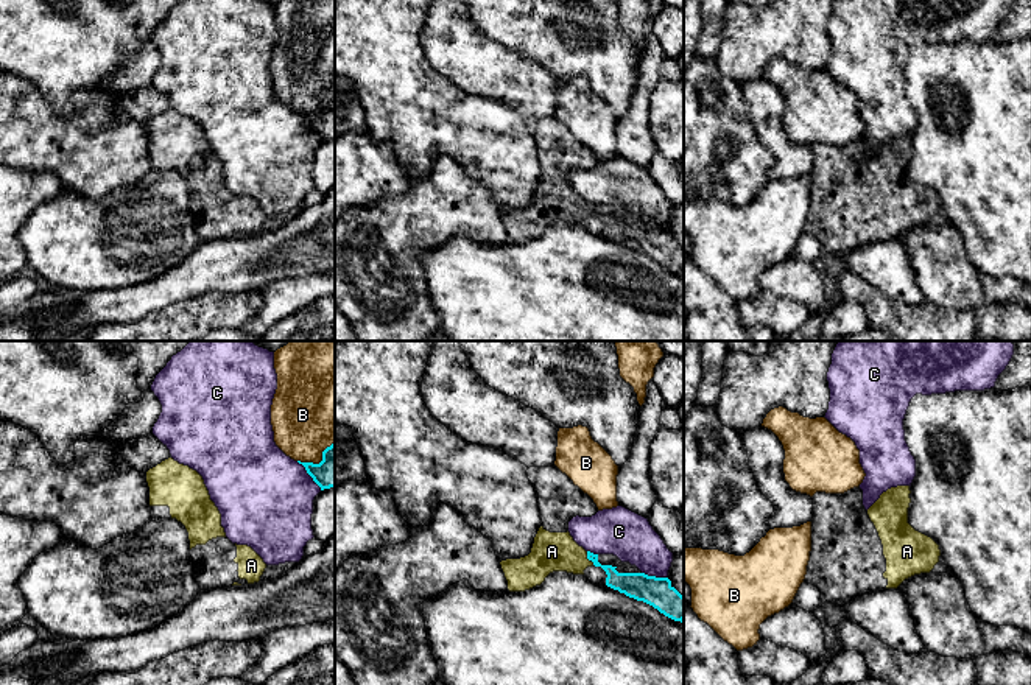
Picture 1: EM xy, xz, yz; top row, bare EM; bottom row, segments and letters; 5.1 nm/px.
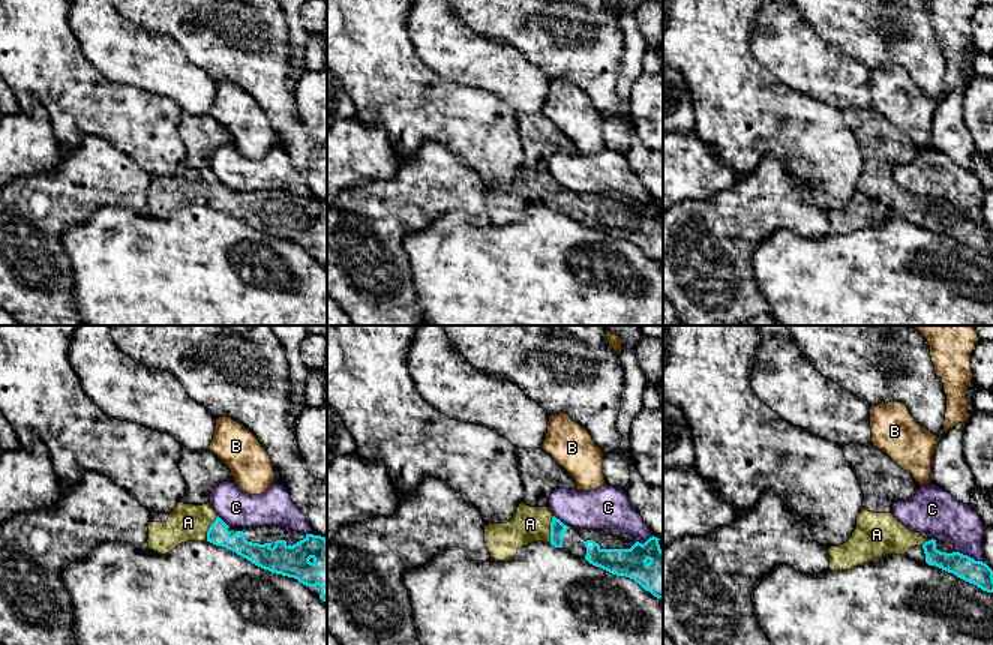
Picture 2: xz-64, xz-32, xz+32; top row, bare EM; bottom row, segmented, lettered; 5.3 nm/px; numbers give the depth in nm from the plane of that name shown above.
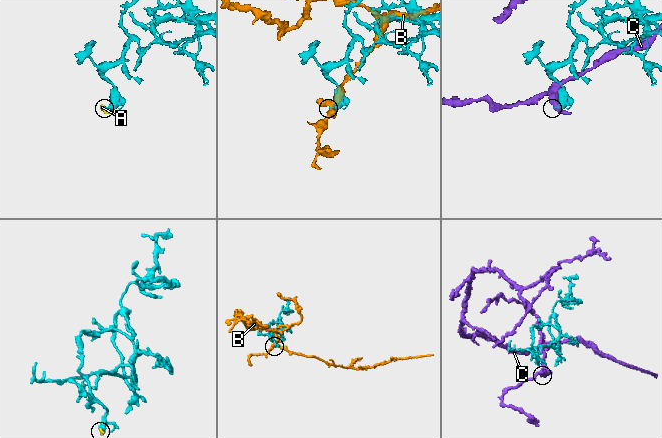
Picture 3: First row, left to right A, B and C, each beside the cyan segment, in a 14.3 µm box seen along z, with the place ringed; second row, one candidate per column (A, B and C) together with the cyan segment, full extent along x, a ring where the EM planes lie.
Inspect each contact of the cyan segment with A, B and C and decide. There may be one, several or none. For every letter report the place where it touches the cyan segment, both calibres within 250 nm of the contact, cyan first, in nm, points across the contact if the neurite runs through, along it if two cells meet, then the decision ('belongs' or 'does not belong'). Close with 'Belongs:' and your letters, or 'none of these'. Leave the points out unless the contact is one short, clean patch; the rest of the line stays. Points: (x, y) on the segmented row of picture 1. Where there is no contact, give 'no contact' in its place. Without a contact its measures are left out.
A: contact xz (587, 556); calibres 110 and 200 nm; belongs
B: contact xy (320, 463); calibres 170 and 380 nm; does not belong
C: contact xy (309, 474); calibres 170 and 480 nm; does not belong
Belongs: A

